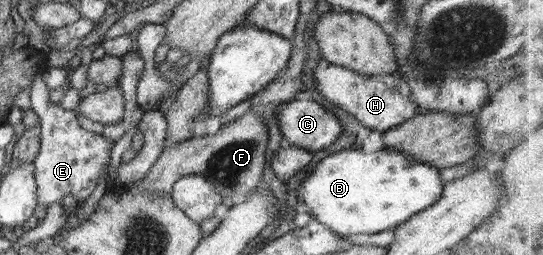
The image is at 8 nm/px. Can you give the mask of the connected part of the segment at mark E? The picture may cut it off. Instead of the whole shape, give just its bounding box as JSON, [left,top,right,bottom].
[29,70,115,205]

